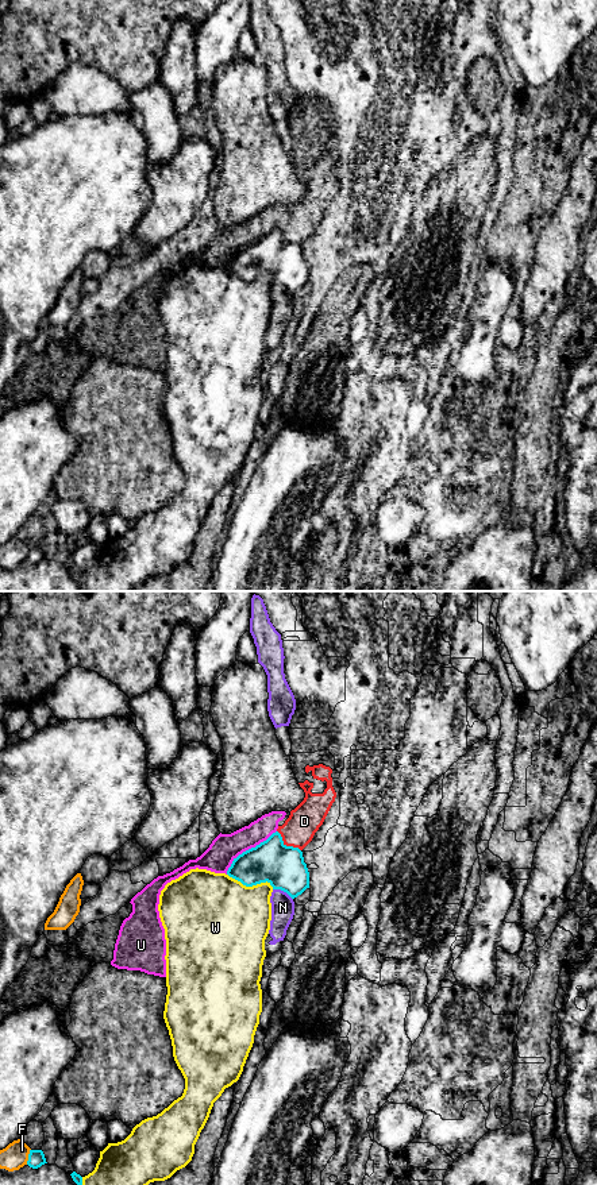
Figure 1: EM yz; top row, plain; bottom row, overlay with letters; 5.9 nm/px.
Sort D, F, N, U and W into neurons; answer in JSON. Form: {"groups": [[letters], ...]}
{"groups": [["D", "U"], ["F"], ["N"], ["W"]]}

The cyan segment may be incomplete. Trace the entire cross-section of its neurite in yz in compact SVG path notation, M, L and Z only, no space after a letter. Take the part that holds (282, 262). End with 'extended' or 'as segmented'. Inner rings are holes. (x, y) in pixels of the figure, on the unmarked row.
M278 227L234 254L227 270L246 282L269 278L292 294L309 283L309 267L298 243L286 242Z; as segmented

